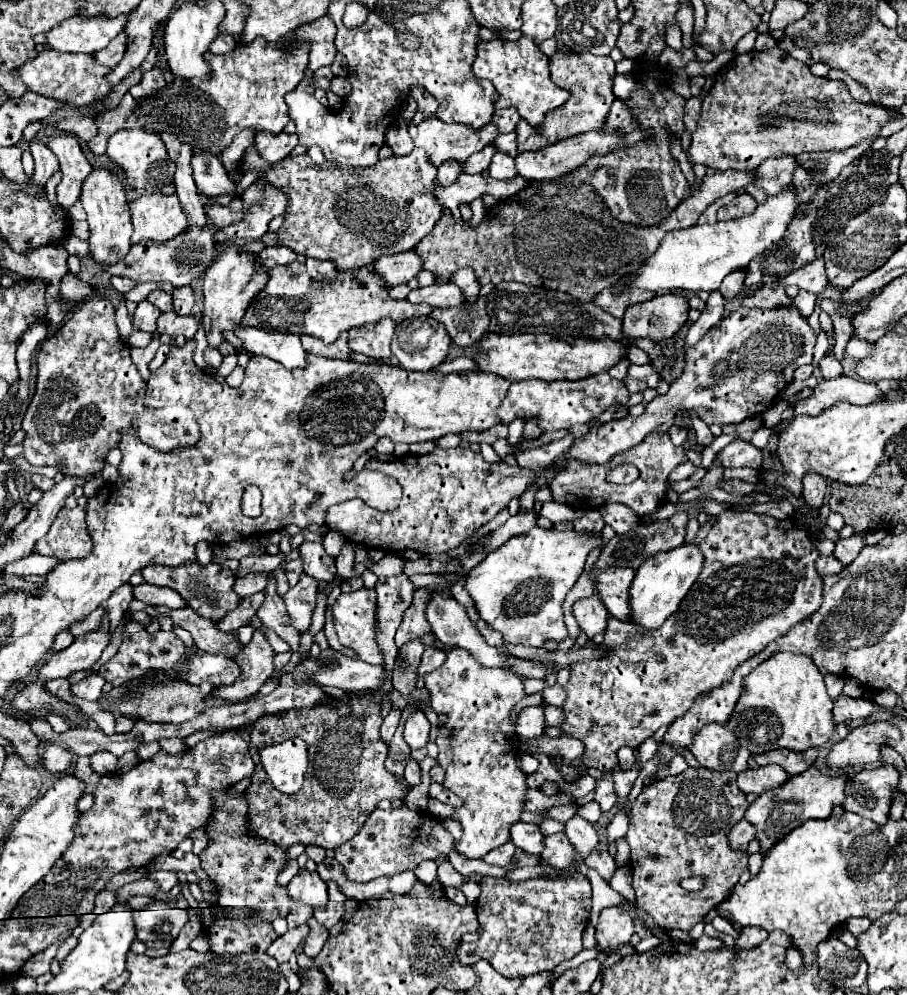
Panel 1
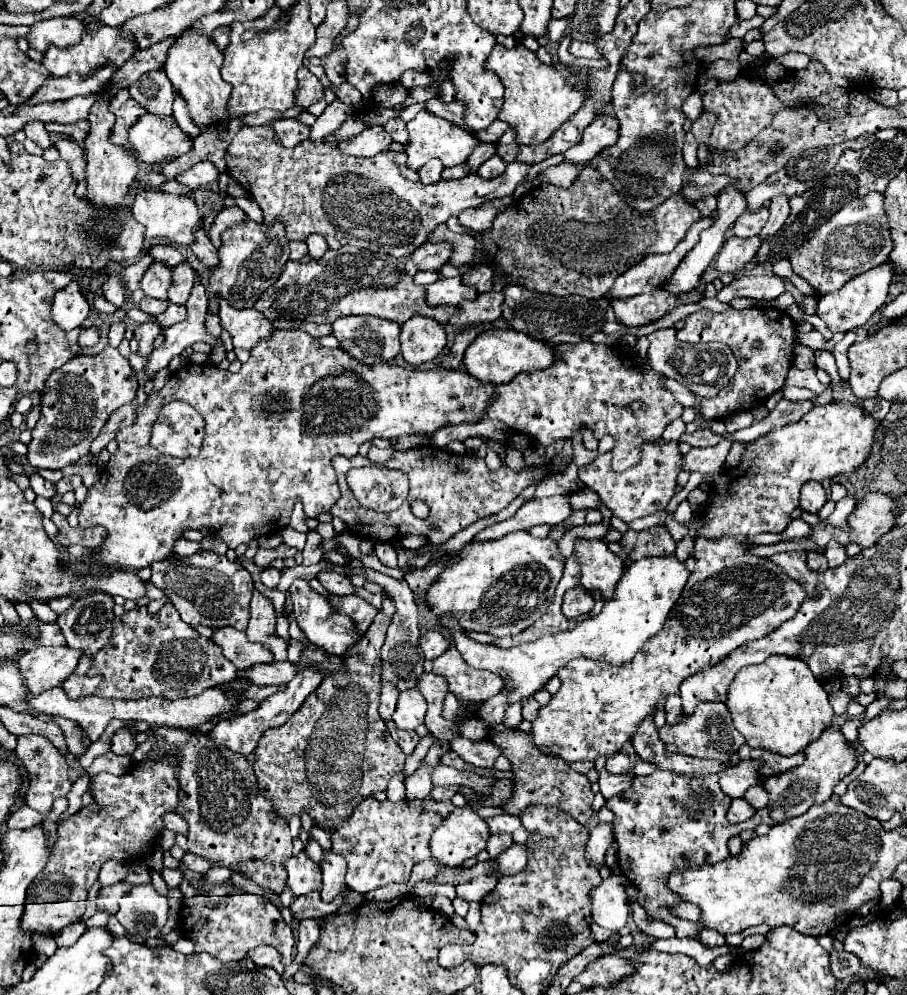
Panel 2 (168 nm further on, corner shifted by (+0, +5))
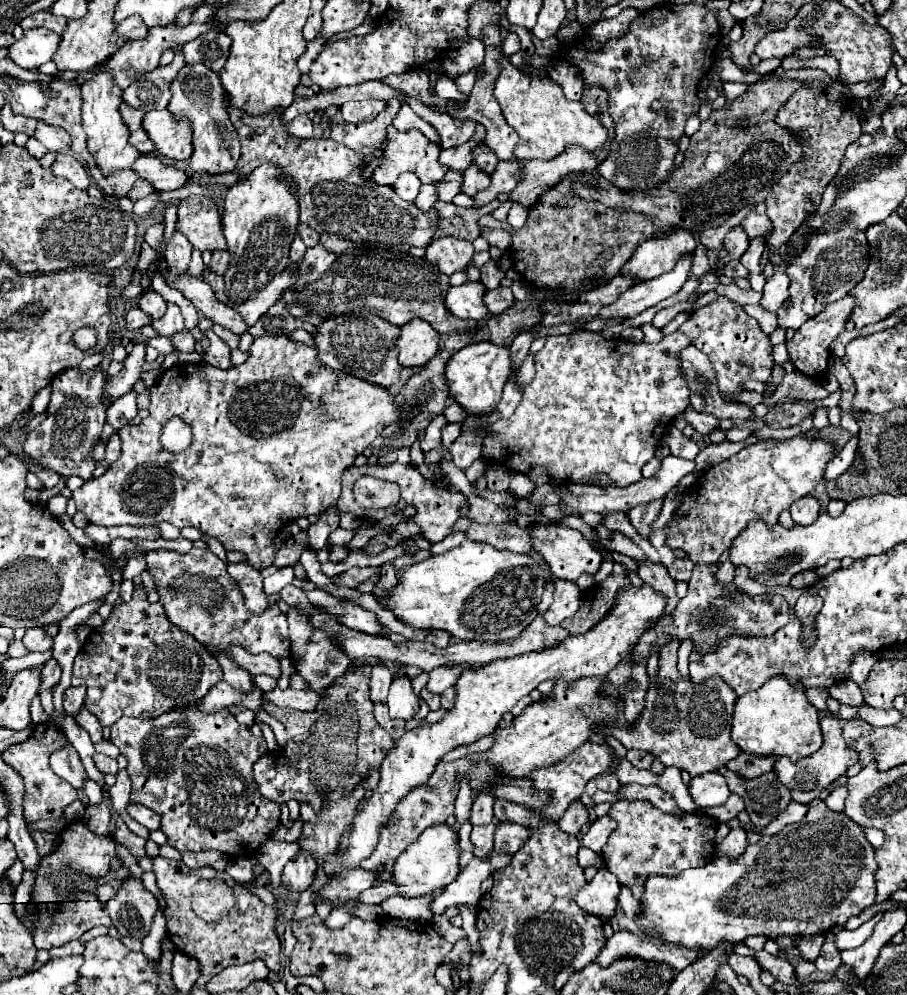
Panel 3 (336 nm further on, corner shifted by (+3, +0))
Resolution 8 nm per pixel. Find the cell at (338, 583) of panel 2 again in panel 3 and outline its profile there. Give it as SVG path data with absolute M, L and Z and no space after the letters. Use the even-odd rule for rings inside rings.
M318 588L308 590L306 598L310 598L312 604L328 610L328 614L338 616L340 622L352 630L362 630L364 634L372 634L372 636L388 636L384 628L378 624L374 612L368 612L350 600L340 600Z

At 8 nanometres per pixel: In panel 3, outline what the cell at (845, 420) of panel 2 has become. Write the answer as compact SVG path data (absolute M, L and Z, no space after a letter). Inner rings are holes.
M794 436L788 440L764 440L752 444L738 454L730 456L728 460L708 468L702 472L690 490L684 492L682 504L674 510L670 522L664 526L666 532L666 546L684 550L694 564L714 564L726 548L730 548L732 540L746 528L750 520L764 520L766 524L776 524L778 514L788 510L790 504L802 496L808 496L814 486L824 478L826 464L834 458L834 448L830 442L820 440L804 440L804 436Z

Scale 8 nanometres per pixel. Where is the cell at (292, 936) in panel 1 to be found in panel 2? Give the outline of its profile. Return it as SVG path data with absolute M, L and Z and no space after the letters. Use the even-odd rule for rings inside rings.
M259 945L259 947L255 947L251 953L249 953L249 957L257 963L257 965L261 965L261 967L273 967L279 975L283 973L283 965L281 965L281 957L279 957L279 953L277 953L277 949L275 947L271 947L271 945Z

